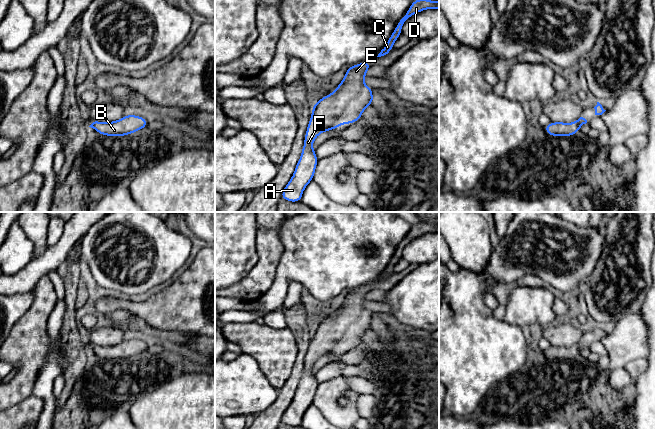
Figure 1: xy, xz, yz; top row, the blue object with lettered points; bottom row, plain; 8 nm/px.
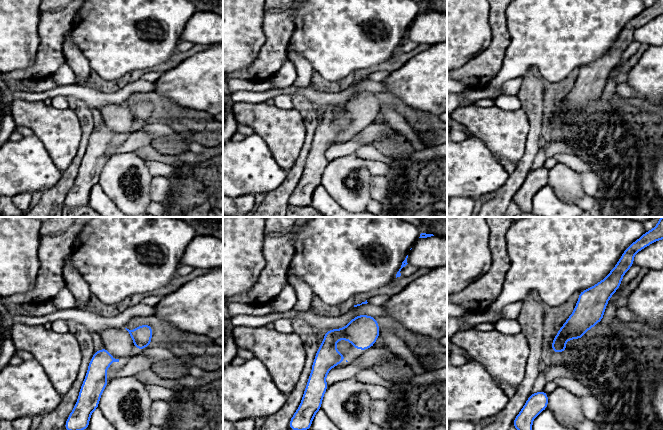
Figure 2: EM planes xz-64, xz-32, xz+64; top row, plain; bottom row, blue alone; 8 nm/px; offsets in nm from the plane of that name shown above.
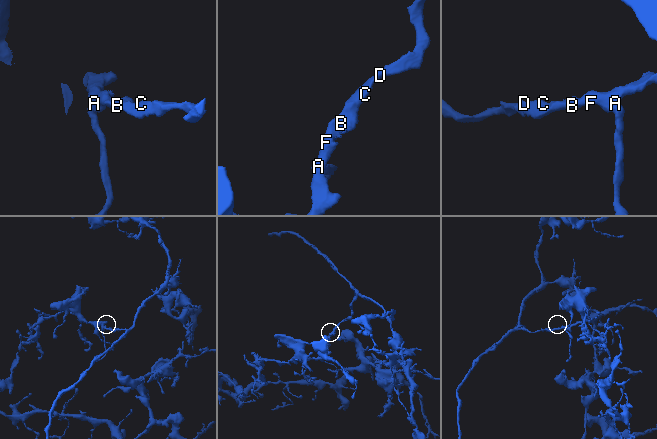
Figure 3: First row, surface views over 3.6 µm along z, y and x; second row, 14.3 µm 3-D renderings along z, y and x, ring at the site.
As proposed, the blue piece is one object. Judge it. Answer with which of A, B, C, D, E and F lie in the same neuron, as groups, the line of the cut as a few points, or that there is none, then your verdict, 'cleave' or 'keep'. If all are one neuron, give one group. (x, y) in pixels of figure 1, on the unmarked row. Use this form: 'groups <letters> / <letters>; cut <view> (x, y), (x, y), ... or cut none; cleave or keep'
groups A B C D E F; cut none; keep

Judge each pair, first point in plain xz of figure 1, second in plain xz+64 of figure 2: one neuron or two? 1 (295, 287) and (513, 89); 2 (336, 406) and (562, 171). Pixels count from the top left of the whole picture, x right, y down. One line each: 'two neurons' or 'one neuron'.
1: one neuron
2: one neuron

